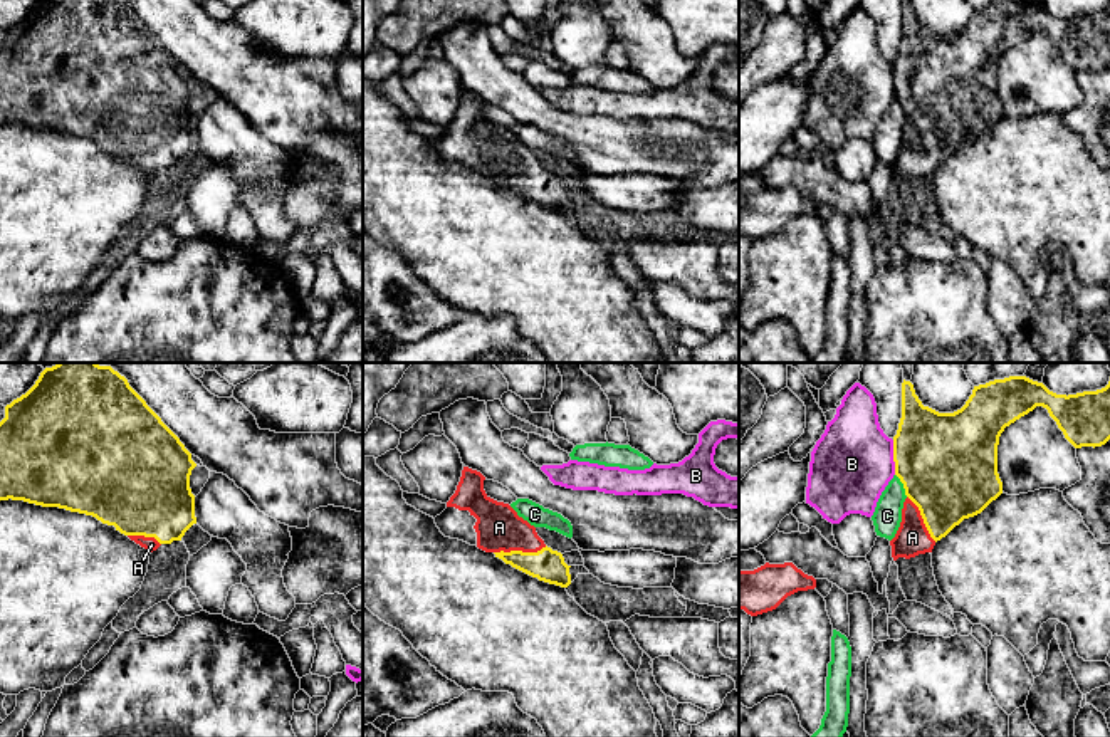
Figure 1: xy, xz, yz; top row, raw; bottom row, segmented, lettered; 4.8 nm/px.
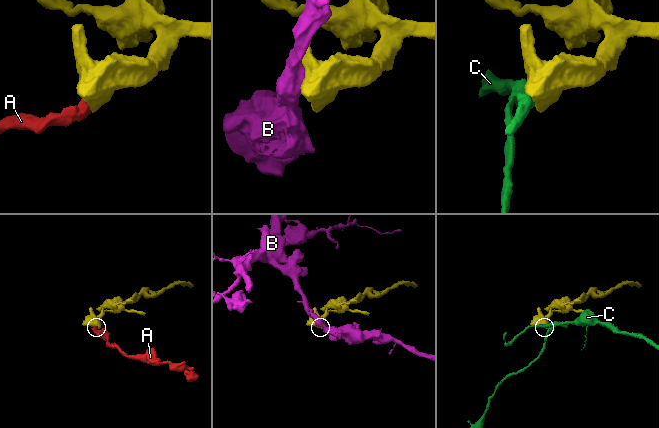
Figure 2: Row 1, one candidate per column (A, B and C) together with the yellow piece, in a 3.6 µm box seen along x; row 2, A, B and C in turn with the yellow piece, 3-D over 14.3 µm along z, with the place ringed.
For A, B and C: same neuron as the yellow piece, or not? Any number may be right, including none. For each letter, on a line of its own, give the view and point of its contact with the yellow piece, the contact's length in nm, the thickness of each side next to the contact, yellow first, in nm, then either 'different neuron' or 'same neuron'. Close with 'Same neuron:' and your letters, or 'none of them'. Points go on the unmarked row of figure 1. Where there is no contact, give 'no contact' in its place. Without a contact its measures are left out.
A: contact xz (519, 175); length 260 nm; calibres 160 and 220 nm; same neuron
B: contact yz (894, 81); length 170 nm; calibres 460 and 400 nm; different neuron
C: contact yz (904, 109); length 130 nm; calibres 480 and 140 nm; different neuron
Same neuron: A

